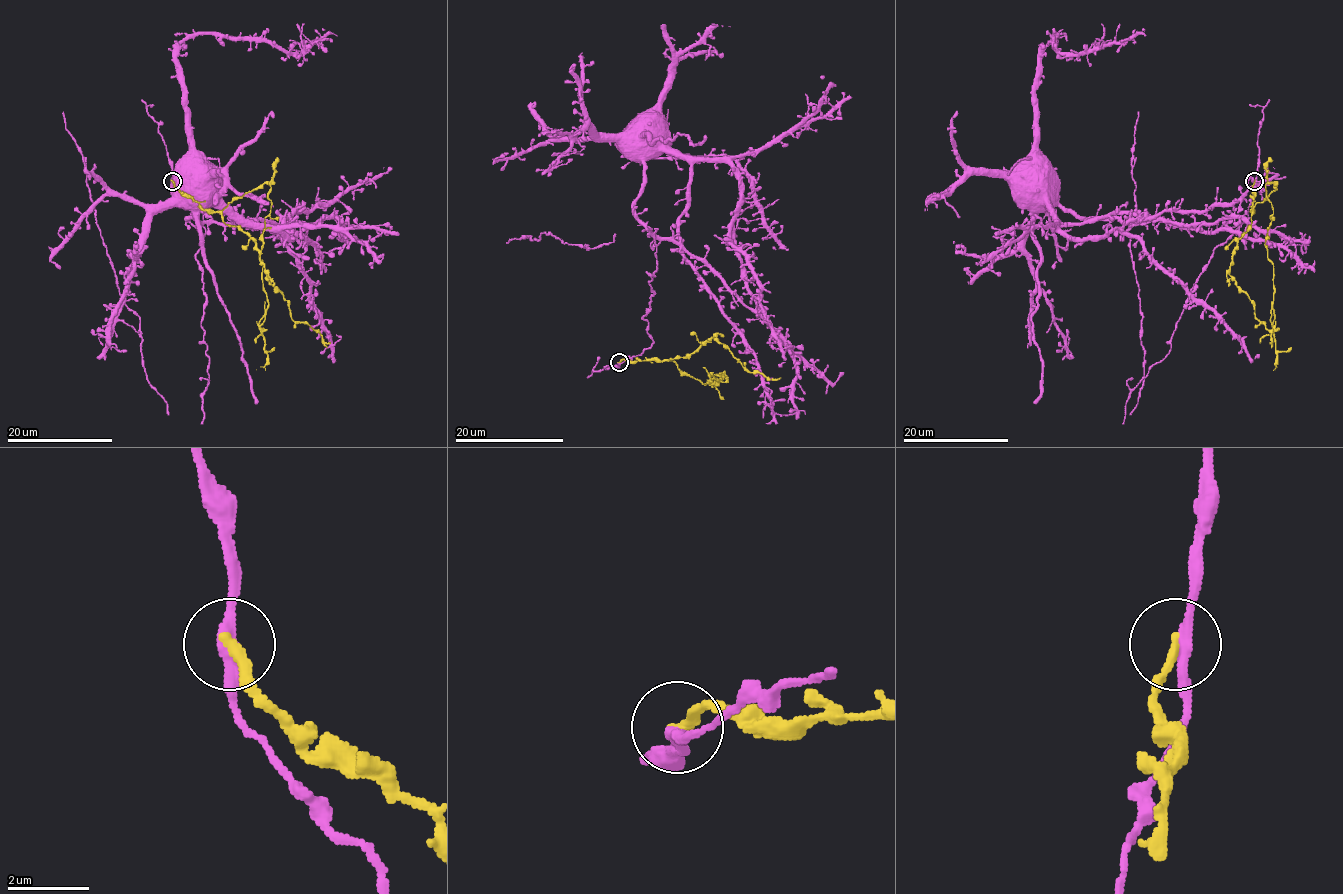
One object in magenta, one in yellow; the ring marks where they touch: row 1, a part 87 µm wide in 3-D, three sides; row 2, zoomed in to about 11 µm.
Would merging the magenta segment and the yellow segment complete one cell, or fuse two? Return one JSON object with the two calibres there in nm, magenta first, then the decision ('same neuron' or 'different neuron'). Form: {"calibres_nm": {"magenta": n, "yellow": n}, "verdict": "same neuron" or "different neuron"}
{"calibres_nm": {"magenta": 300, "yellow": 240}, "verdict": "different neuron"}

